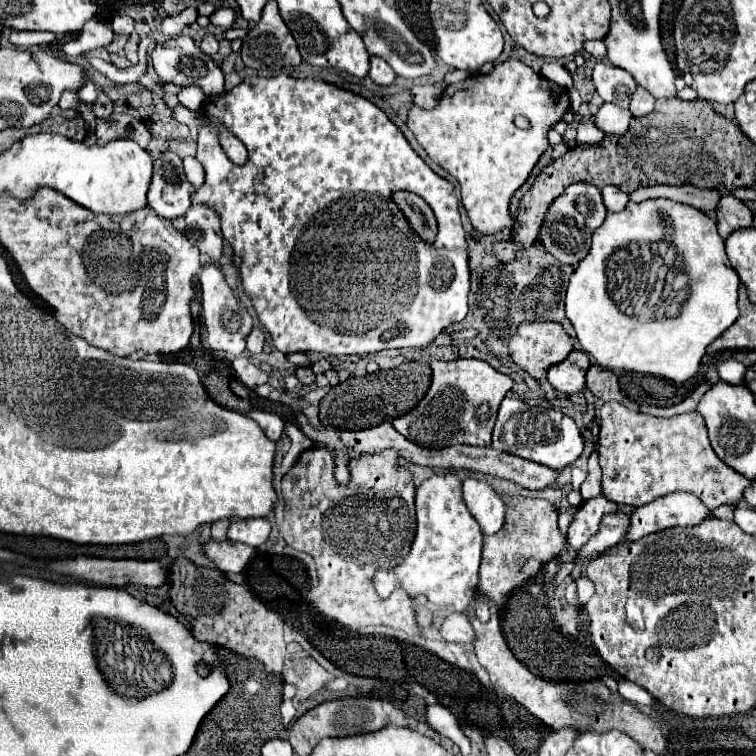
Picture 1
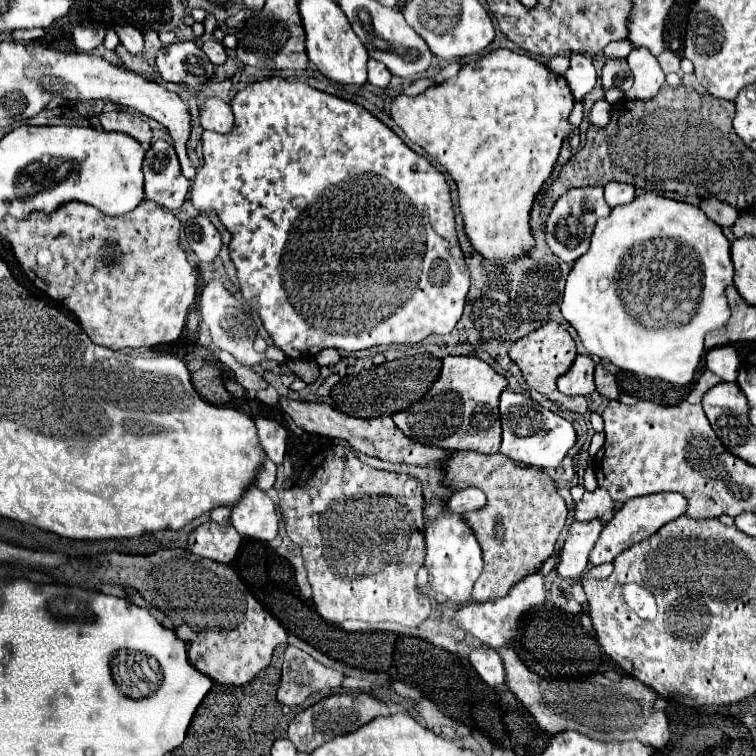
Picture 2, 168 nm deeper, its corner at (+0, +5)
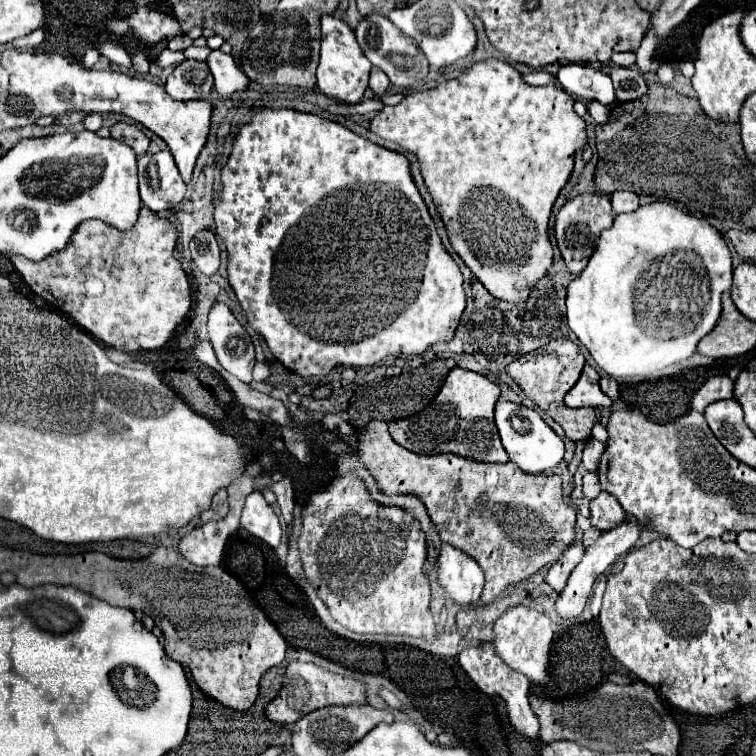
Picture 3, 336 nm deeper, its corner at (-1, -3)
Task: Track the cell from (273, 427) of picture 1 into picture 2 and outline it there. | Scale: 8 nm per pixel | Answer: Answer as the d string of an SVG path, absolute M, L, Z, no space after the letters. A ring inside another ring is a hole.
M257 418L257 432L259 432L259 442L265 450L265 456L273 460L277 466L283 464L285 456L285 444L287 444L287 430L277 424L275 420L267 418Z

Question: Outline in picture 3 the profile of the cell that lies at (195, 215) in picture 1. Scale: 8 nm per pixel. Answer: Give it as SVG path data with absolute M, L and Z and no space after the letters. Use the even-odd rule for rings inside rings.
M200 230L190 240L190 254L192 254L192 262L196 264L196 268L202 274L212 276L212 274L218 272L218 266L220 266L220 250L218 250L216 236L210 230Z

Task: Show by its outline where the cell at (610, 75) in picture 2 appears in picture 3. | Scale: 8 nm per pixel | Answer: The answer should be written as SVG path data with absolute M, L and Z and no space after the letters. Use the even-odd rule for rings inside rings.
M614 66L610 70L610 78L614 82L614 90L620 102L636 100L646 92L646 80L636 68L620 68Z

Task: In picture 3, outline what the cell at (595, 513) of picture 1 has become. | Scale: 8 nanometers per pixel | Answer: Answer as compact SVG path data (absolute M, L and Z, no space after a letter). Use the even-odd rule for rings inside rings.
M600 492L598 498L590 500L590 524L598 530L610 530L624 522L624 510L620 502L608 492Z

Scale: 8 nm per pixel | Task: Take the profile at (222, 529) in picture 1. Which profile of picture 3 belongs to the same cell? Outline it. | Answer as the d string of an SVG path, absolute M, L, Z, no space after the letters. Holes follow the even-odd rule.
M220 490L220 492L214 496L212 506L214 506L214 510L216 510L218 516L224 518L224 516L228 514L228 494L226 494L226 490Z

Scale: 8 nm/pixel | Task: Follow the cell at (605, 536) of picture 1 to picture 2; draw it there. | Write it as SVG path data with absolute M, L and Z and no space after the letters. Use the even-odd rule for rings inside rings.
M587 520L587 522L573 522L569 526L561 560L557 564L557 574L563 578L577 578L587 568L587 558L597 542L599 534L603 530L603 524L599 520Z

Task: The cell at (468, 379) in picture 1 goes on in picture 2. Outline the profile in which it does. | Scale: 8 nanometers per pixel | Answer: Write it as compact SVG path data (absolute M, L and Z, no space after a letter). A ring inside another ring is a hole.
M447 356L443 370L431 390L413 406L395 412L395 426L411 440L443 450L475 450L495 454L501 446L499 396L507 388L507 378L499 376L487 362L475 356Z

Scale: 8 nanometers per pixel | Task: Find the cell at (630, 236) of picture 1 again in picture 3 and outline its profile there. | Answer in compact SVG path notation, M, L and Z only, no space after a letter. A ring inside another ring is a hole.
M652 202L646 206L640 206L638 210L630 212L630 214L618 214L614 218L612 228L602 230L600 238L598 238L598 246L594 250L594 254L590 256L586 268L582 270L582 274L578 274L570 284L568 284L568 296L566 296L566 318L568 318L568 326L570 330L578 336L578 340L588 348L590 356L594 358L594 362L612 378L618 381L629 383L638 383L643 381L656 381L670 376L669 366L682 362L686 358L690 358L696 352L698 342L710 334L714 330L714 326L718 324L718 318L722 314L722 302L720 296L722 292L726 292L732 286L732 254L730 248L724 240L724 236L712 228L704 218L692 216L682 212L680 208L668 204L668 202Z

